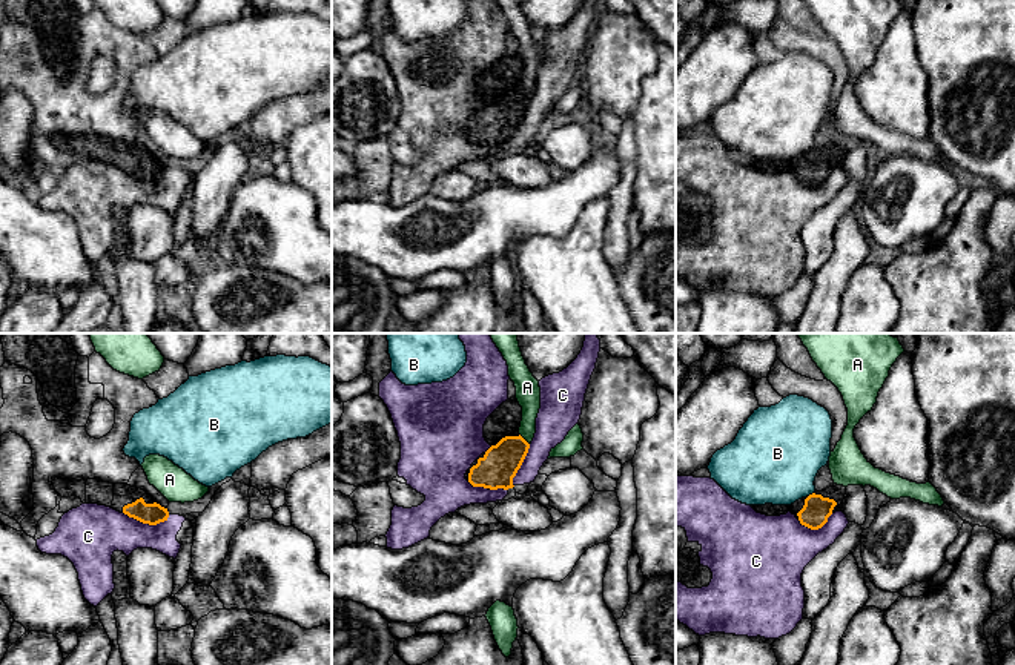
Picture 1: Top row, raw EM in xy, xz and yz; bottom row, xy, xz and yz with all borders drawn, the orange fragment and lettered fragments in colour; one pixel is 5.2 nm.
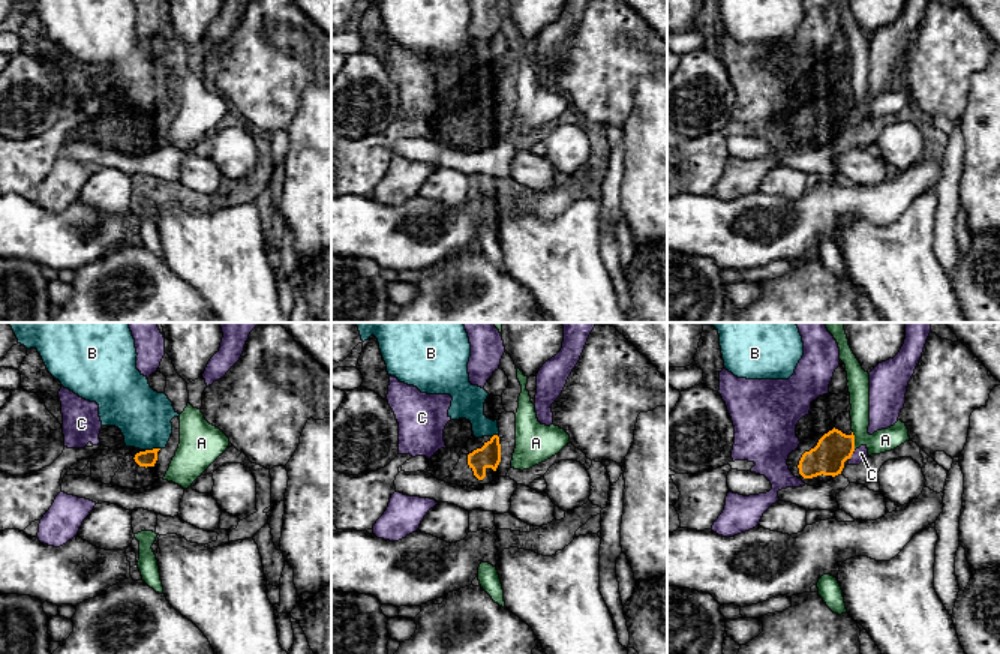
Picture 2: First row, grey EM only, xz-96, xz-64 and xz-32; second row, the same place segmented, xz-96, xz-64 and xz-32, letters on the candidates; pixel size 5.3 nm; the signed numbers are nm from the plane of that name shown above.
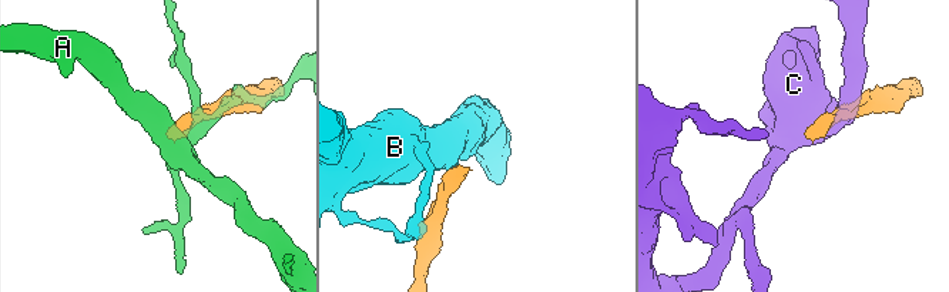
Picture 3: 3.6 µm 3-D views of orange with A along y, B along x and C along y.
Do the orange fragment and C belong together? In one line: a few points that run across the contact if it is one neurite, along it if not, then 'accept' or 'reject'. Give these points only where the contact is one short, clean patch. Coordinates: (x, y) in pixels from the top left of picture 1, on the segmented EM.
reject

